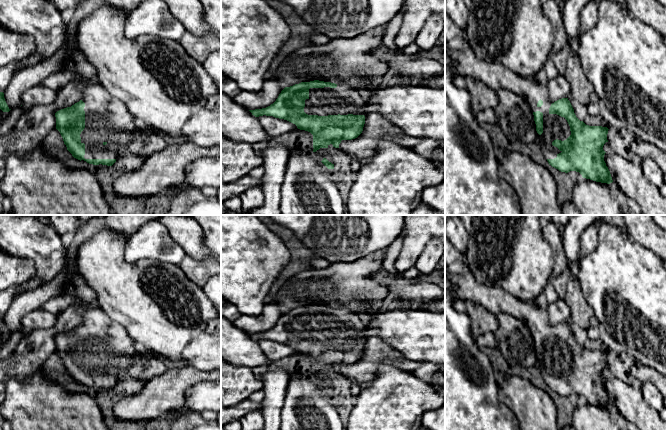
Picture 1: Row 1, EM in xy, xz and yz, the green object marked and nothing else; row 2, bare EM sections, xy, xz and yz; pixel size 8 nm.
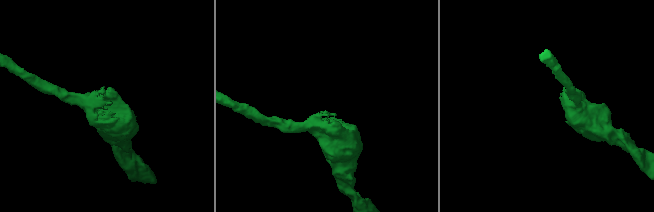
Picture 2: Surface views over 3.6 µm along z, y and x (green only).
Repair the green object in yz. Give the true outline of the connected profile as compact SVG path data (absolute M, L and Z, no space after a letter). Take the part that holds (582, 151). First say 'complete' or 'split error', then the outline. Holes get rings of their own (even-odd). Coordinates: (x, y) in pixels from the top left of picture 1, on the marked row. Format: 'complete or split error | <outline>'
split error | M470 47L465 51L449 49L447 53L455 63L456 75L473 78L496 92L501 89L510 90L526 100L534 115L537 141L549 165L565 173L579 172L583 178L596 182L607 184L613 182L604 161L606 152L603 150L603 146L608 142L609 129L607 127L586 125L576 117L568 98L552 101L546 85L530 78L521 77L501 63L479 58Z

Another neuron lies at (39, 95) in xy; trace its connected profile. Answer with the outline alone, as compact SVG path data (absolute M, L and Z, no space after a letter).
M37 85L23 92L21 99L22 105L28 109L37 105L50 105L56 100L56 97L57 91Z

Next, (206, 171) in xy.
M221 155L217 157L203 157L195 160L186 167L184 181L181 185L172 189L172 194L178 191L202 189L203 187L221 187Z

